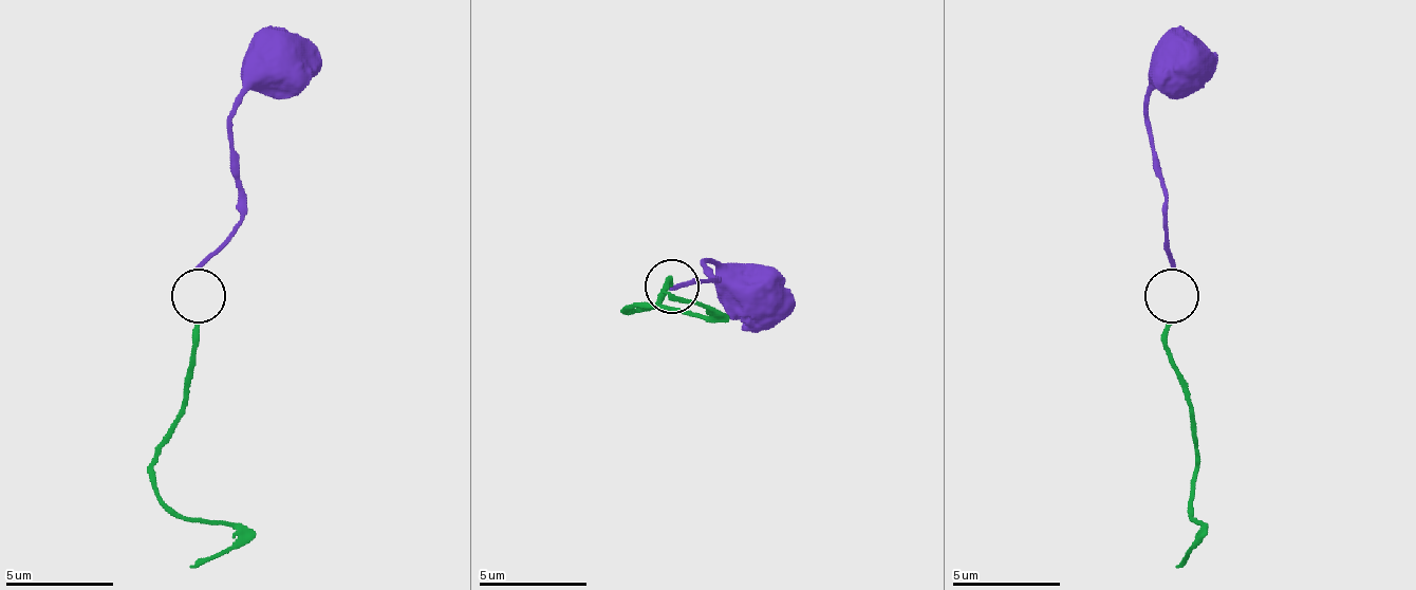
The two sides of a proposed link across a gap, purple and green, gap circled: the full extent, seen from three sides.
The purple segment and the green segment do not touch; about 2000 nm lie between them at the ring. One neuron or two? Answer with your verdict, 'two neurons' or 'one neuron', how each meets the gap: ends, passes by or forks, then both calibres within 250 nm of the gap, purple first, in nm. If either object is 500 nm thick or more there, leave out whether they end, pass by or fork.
one neuron; purple ends there; green ends there; 190 nm thick on the purple side, 240 nm on the other

